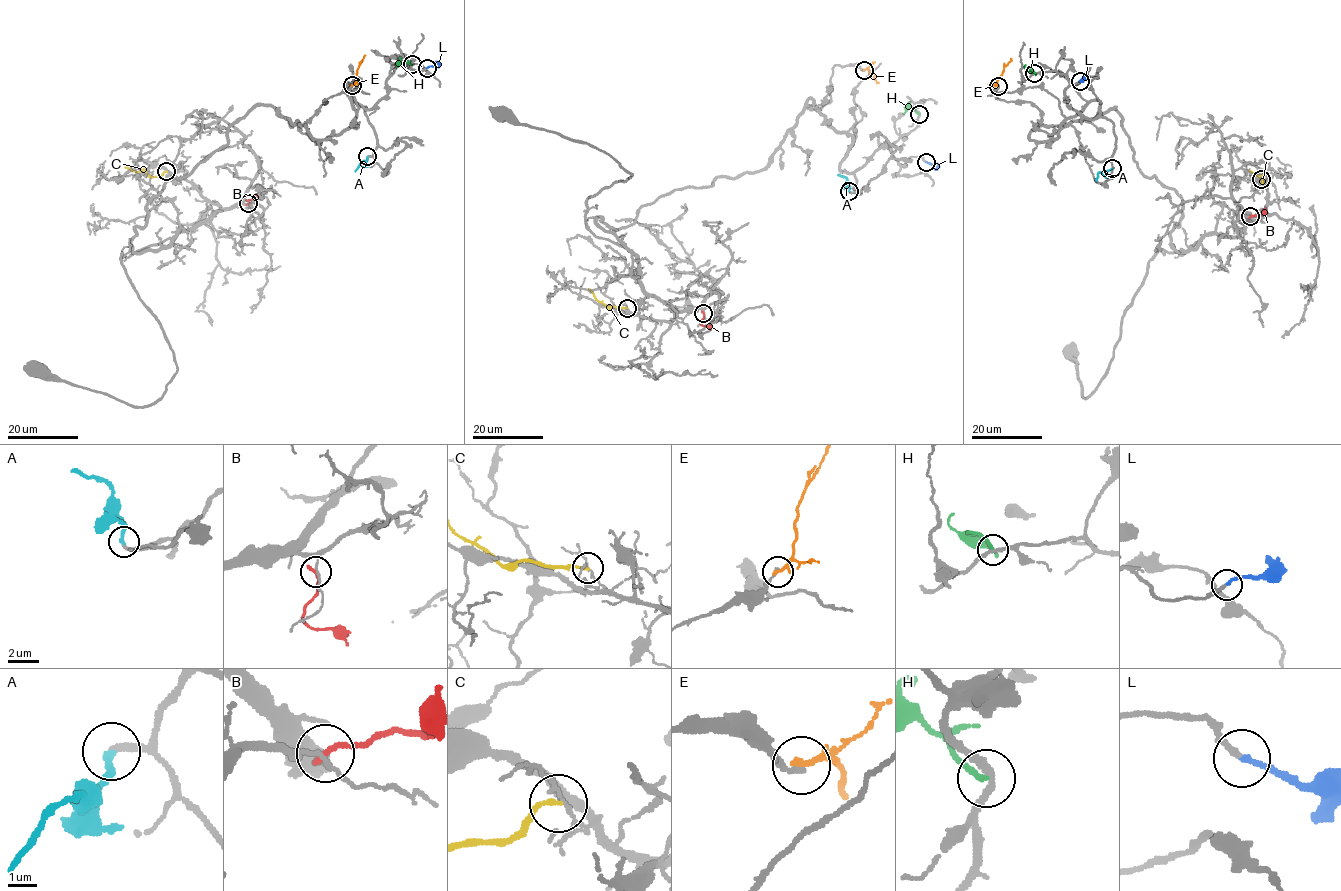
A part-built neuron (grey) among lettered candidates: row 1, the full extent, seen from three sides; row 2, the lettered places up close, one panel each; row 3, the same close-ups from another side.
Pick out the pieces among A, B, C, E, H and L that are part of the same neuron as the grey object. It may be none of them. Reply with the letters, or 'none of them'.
A, L

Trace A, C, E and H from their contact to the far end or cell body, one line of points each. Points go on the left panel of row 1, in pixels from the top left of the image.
A: (368, 157), (354, 171)
C: (166, 171), (149, 176), (140, 169), (134, 172), (125, 167)
E: (352, 85), (365, 55)
H: (411, 64), (406, 62), (396, 67)

